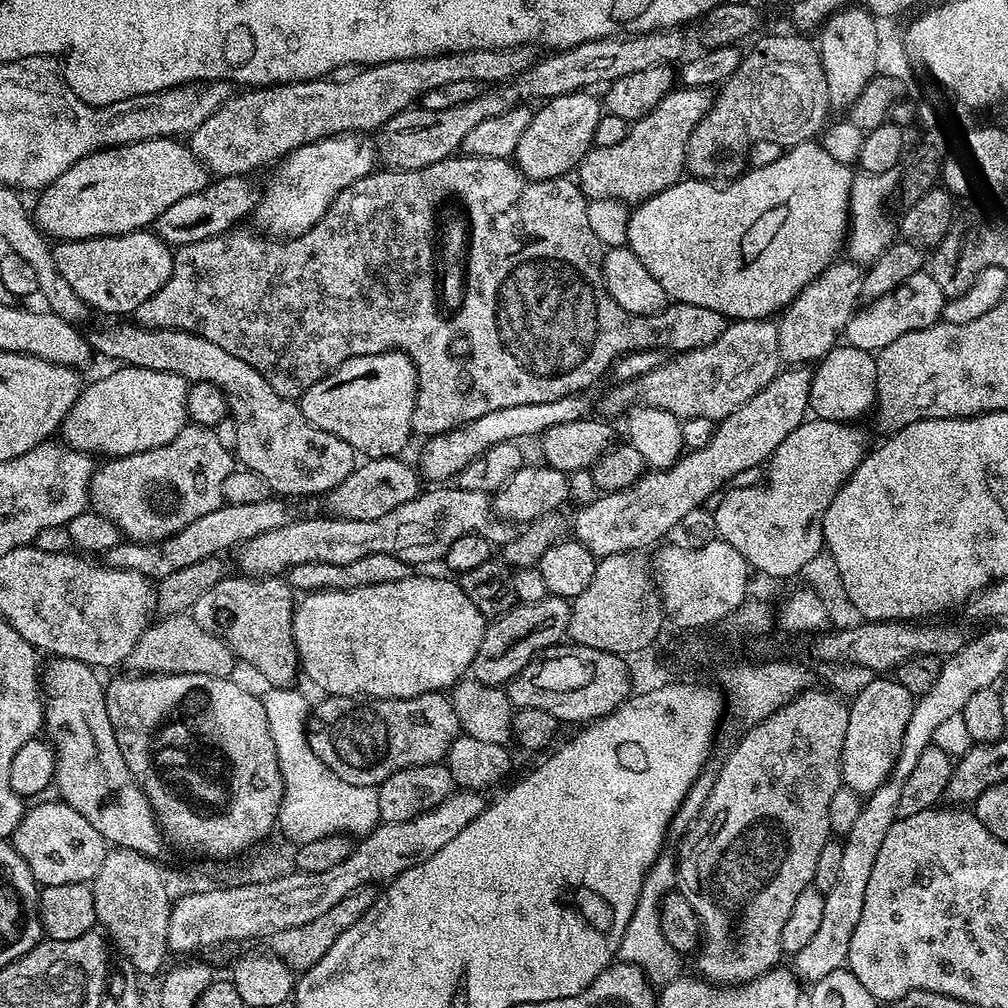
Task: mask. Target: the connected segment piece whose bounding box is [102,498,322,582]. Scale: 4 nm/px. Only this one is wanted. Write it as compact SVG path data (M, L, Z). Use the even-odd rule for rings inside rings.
M269 498L262 502L250 502L250 506L225 503L166 540L154 544L122 542L103 553L102 560L110 568L134 570L153 582L159 582L168 574L186 570L186 566L194 566L194 562L202 562L202 558L220 556L227 548L235 549L258 534L266 534L266 530L278 530L295 520L317 515L321 506L321 501L316 498Z

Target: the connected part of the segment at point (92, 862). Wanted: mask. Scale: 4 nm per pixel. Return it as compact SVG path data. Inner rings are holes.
M41 799L25 811L24 817L18 822L10 837L12 849L30 866L30 874L36 879L37 885L49 888L50 886L66 886L67 884L88 884L96 877L98 870L102 870L102 862L110 851L109 845L74 810L69 804L59 799Z

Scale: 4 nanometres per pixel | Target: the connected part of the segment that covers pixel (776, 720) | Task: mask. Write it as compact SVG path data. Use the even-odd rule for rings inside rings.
M811 687L808 691L793 697L784 708L770 714L760 725L754 726L731 745L728 753L732 753L723 757L720 773L717 774L714 790L711 791L710 798L706 801L703 815L700 815L683 833L684 841L680 844L680 850L678 849L678 863L675 865L675 879L678 881L678 890L684 895L686 902L690 902L690 906L697 914L702 914L702 951L695 959L697 958L696 968L700 971L697 973L709 981L747 982L758 978L763 972L769 972L771 968L777 967L781 963L782 926L786 924L786 918L790 916L790 910L794 908L798 894L802 894L802 890L806 890L812 884L814 866L818 866L818 854L822 854L822 846L826 846L826 842L830 838L832 829L829 822L830 798L834 798L834 790L842 787L840 751L842 742L846 742L848 704L835 691L819 692L819 690L819 687Z

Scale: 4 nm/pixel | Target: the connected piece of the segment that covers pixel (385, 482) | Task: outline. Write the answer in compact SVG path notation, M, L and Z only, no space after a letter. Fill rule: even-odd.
M396 456L368 458L352 471L351 475L333 488L326 496L326 508L331 515L351 520L373 520L390 514L398 506L413 500L422 491L422 480L410 463L403 464Z

